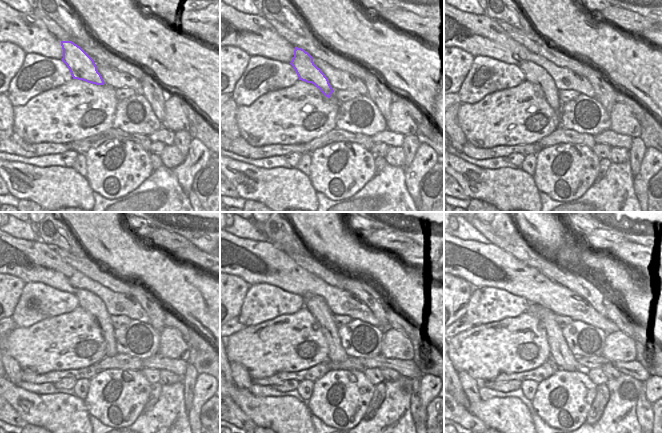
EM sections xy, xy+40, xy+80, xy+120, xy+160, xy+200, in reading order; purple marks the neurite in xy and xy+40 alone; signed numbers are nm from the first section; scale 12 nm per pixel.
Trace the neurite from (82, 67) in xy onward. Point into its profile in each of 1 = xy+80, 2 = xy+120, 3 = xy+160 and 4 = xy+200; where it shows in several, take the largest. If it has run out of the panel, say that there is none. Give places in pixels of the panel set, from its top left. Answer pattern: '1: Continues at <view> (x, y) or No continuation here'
1: Continues at xy+80 (535, 74)
2: Continues at xy+120 (87, 300)
3: Continues at xy+160 (317, 306)
4: Continues at xy+200 (559, 352)

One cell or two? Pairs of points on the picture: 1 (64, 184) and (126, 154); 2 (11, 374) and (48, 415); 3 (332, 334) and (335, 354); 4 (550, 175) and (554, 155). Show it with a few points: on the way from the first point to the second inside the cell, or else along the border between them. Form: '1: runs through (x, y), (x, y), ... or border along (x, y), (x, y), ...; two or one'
1: runs through (79, 184), (89, 184), (107, 166), (111, 166); one
2: border along (10, 380), (17, 385); two
3: runs through (332, 339), (335, 349); one
4: runs through (551, 170), (553, 160); one

